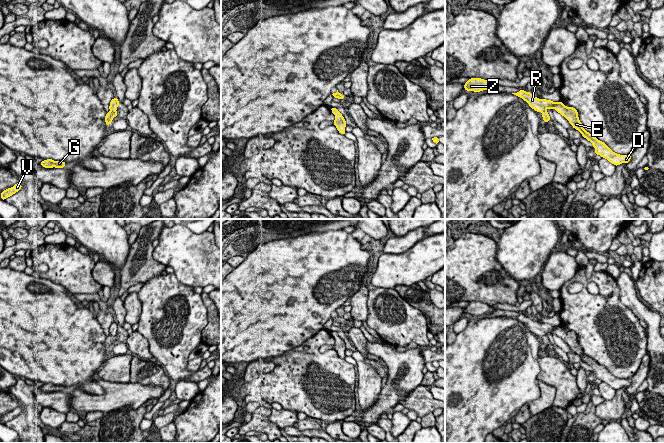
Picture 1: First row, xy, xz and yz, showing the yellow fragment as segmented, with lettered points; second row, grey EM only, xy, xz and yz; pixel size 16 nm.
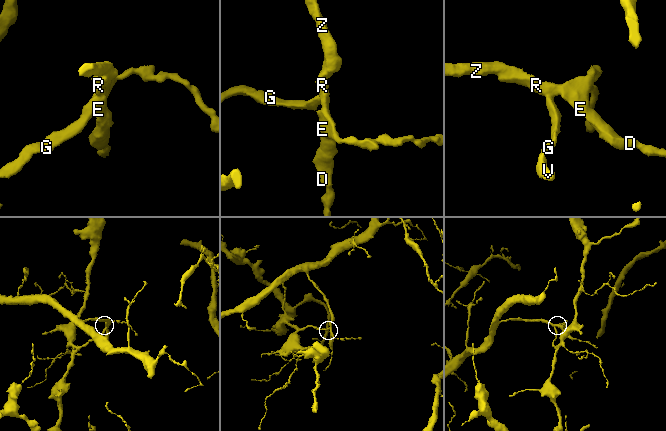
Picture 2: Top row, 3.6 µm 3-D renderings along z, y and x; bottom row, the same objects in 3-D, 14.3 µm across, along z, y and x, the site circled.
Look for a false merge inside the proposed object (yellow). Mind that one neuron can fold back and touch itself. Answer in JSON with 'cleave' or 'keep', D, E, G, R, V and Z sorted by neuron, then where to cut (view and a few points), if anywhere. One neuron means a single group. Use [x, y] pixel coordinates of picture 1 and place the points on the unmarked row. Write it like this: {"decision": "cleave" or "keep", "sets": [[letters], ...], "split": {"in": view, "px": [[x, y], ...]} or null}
{"decision": "cleave", "sets": [["D", "E", "R", "Z"], ["G", "V"]], "split": {"in": "xy", "px": [[110, 334], [115, 336]]}}

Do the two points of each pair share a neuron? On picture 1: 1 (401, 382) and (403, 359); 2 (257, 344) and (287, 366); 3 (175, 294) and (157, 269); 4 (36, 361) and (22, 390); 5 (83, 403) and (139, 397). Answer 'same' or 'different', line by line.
1: same
2: different
3: different
4: different
5: same

